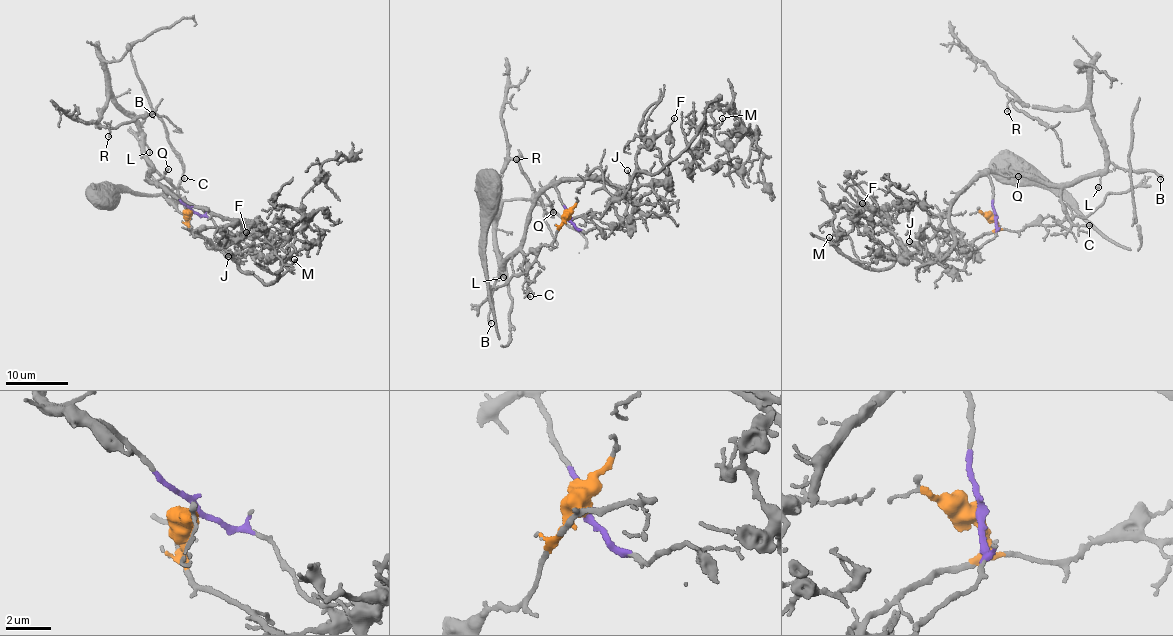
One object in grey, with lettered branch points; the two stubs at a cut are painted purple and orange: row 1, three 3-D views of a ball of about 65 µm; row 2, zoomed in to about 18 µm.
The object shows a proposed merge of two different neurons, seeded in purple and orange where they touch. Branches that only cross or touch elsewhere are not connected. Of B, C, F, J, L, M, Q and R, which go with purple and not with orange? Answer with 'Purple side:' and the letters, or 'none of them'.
Purple side: B, C, L, Q, R

